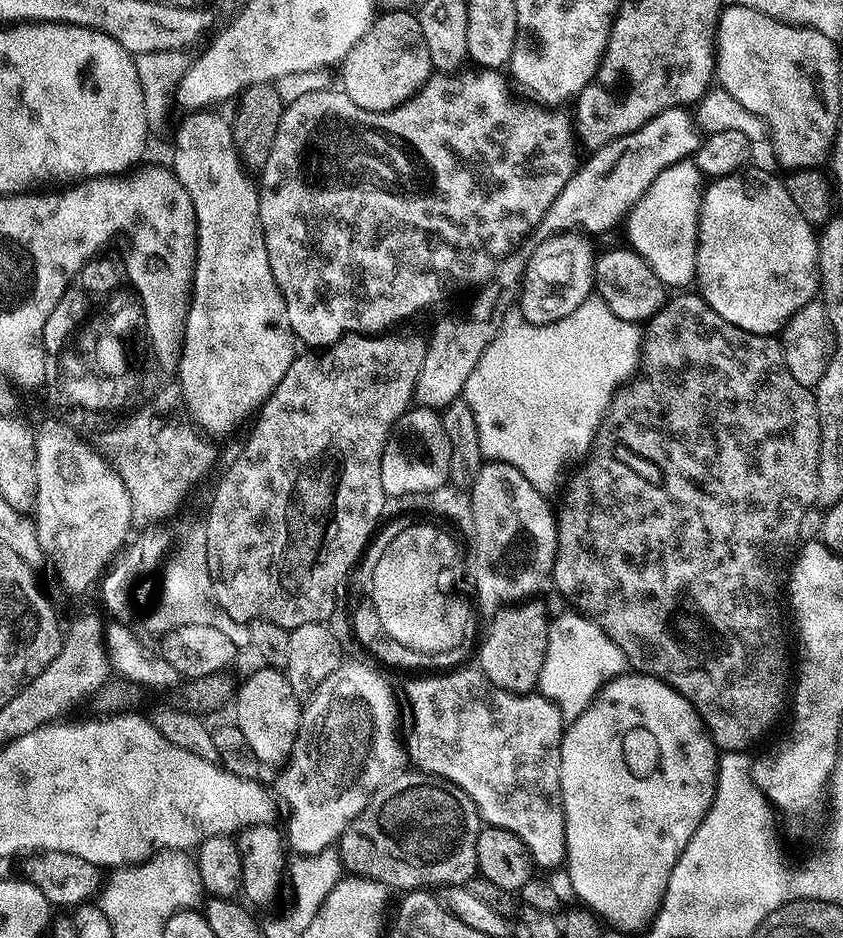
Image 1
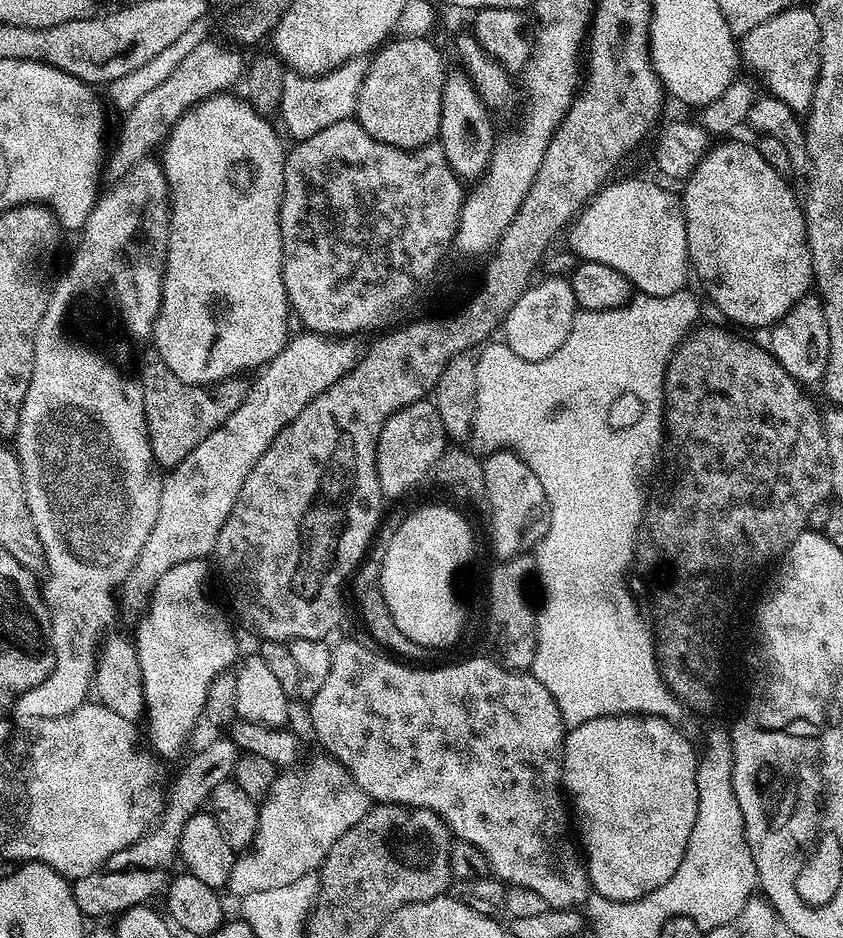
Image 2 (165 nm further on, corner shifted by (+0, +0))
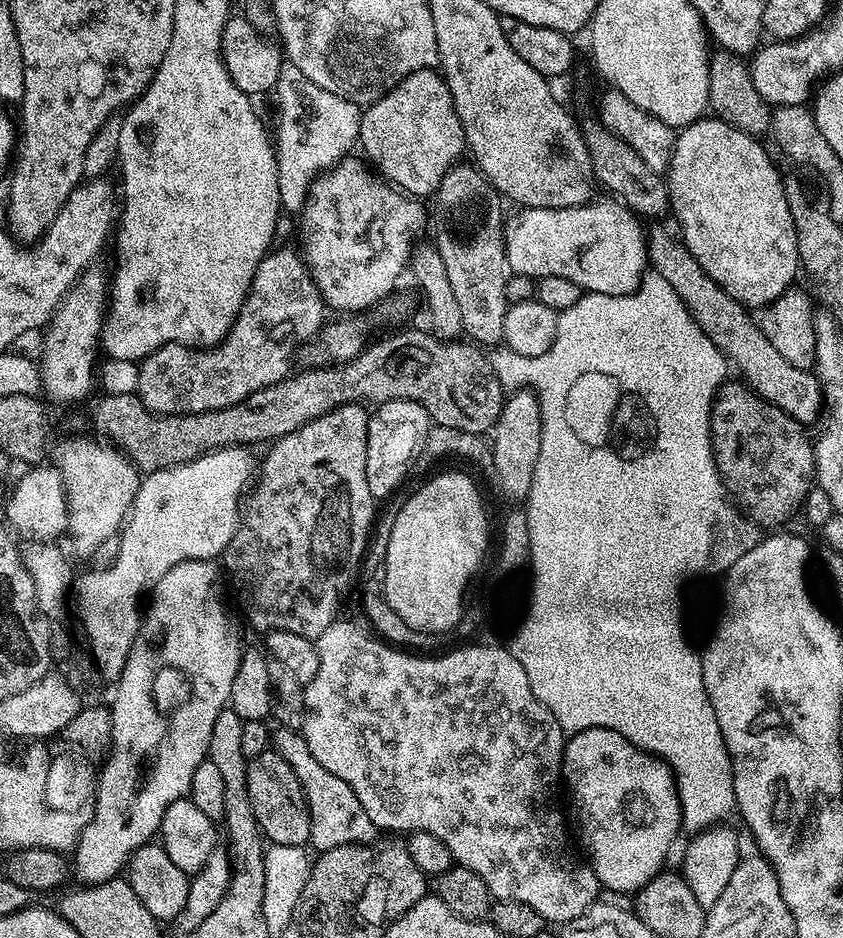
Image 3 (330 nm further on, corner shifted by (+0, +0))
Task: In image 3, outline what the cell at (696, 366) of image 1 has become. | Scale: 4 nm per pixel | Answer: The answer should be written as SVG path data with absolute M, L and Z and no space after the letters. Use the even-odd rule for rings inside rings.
M726 382L721 386L719 392L716 393L716 401L712 404L712 424L715 427L716 448L719 449L720 453L719 460L720 466L723 469L725 486L730 493L731 499L735 501L735 503L739 505L739 507L743 509L757 525L763 526L765 529L768 527L768 530L776 530L781 526L787 525L784 523L786 523L795 512L797 515L798 509L804 503L804 499L808 497L809 492L811 492L814 487L814 477L816 474L816 450L814 447L814 440L811 435L808 437L807 434L804 433L807 432L805 425L798 423L794 417L783 412L782 409L775 408L772 404L761 400L747 383L732 383L733 382Z

